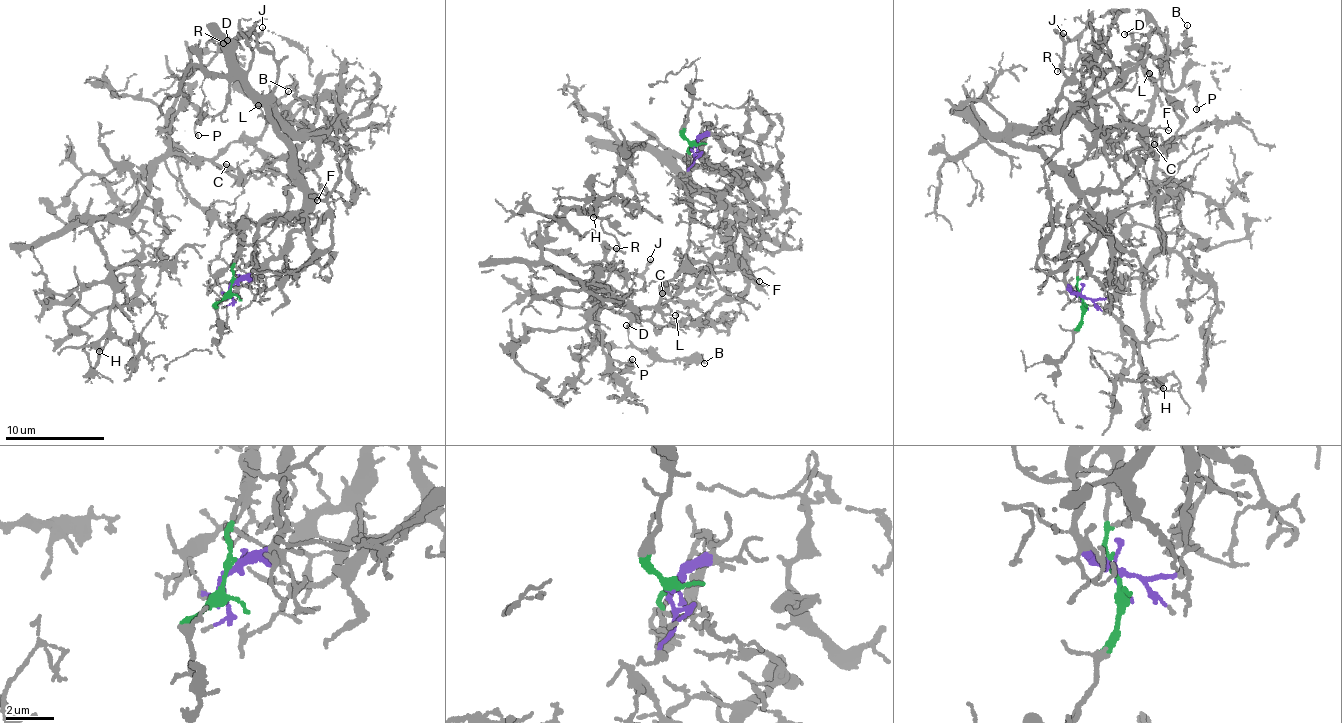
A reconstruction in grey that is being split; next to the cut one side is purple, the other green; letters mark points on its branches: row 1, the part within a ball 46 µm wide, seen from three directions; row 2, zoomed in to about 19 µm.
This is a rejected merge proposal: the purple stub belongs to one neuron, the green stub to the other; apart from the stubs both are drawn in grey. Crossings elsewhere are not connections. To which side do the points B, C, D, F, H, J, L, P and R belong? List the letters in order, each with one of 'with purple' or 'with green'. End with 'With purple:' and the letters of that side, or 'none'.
B: with green
C: with green
D: with green
F: with purple
H: with green
J: with green
L: with green
P: with green
R: with green
With purple: F

